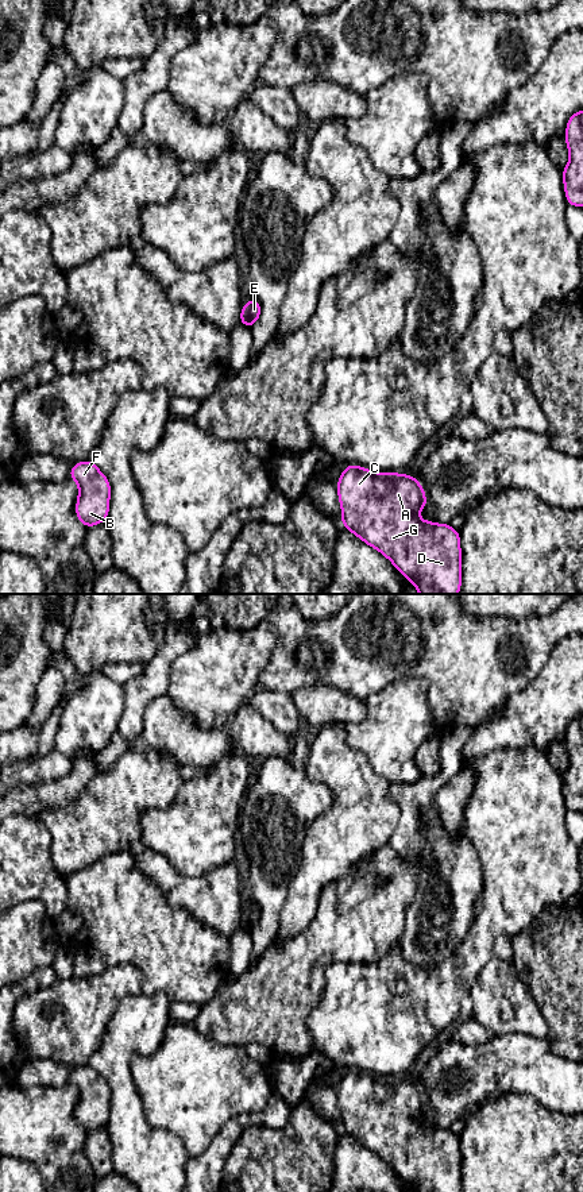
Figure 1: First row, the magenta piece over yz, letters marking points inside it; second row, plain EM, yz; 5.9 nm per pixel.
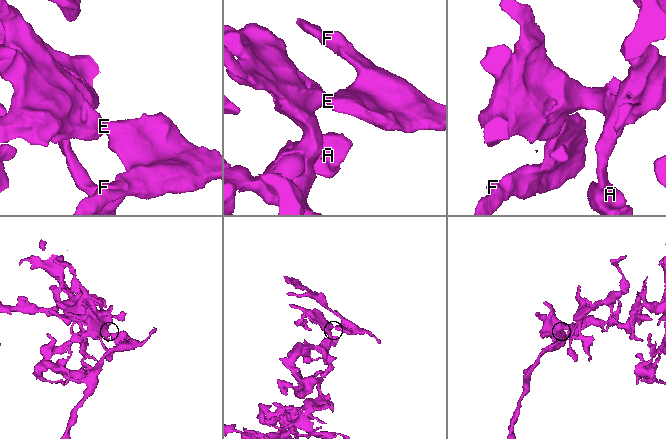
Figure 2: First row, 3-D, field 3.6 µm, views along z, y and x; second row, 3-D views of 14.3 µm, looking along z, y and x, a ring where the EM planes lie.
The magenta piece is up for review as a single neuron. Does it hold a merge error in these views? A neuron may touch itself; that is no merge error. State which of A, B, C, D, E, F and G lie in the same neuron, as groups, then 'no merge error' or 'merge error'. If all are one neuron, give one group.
A C D G / B E F | merge error

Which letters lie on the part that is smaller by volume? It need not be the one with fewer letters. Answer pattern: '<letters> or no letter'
B, E, F

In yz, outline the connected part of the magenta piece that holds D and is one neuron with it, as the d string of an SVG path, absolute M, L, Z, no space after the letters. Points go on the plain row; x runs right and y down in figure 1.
M347 1069L337 1085L337 1099L343 1130L386 1161L414 1192L462 1191L459 1137L449 1129L418 1122L418 1116L426 1111L426 1100L417 1083Z

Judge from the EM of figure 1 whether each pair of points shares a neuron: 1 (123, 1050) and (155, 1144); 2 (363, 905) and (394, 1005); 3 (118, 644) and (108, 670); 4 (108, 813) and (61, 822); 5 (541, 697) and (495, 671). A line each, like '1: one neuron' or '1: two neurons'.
1: one neuron
2: two neurons
3: two neurons
4: one neuron
5: two neurons

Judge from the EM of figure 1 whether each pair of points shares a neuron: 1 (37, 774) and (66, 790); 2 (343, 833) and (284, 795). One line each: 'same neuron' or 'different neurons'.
1: different neurons
2: different neurons

